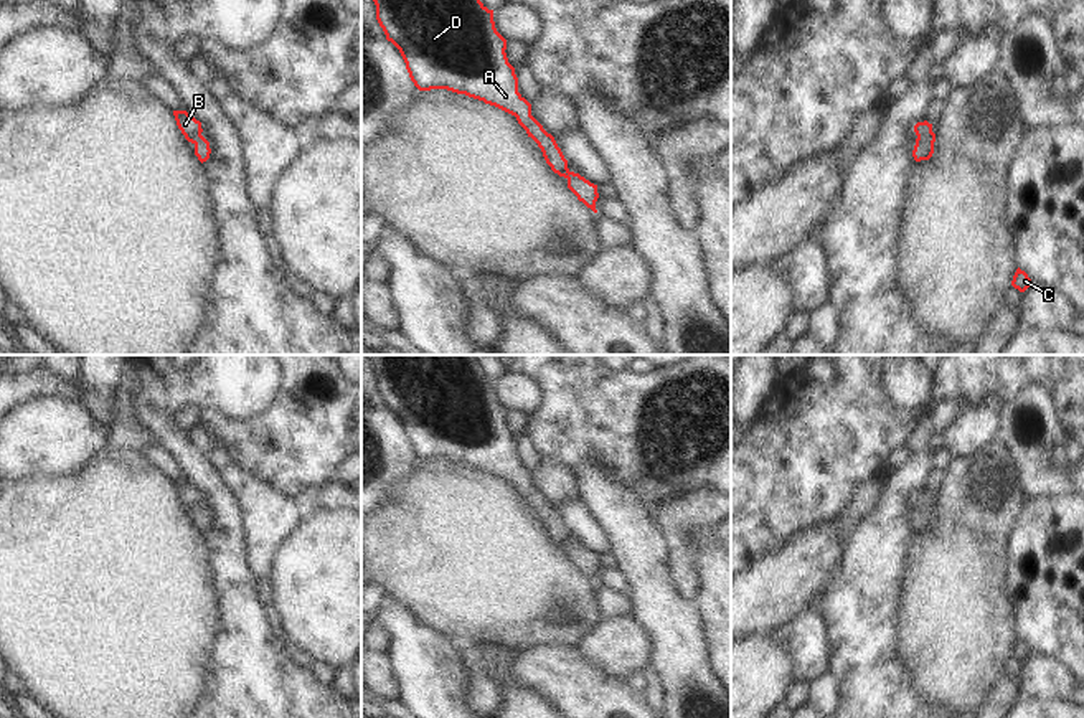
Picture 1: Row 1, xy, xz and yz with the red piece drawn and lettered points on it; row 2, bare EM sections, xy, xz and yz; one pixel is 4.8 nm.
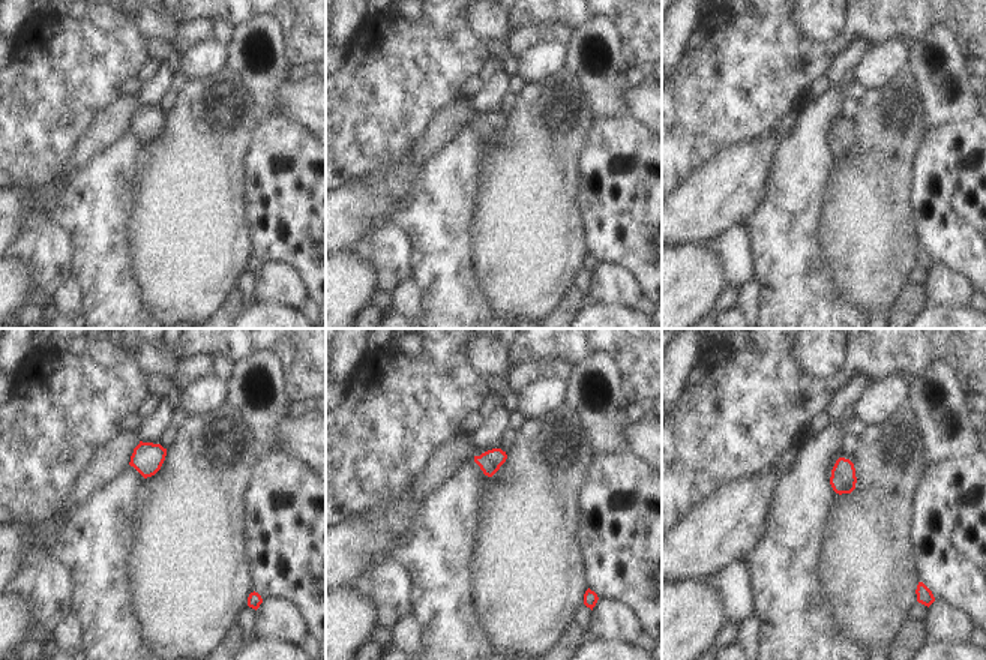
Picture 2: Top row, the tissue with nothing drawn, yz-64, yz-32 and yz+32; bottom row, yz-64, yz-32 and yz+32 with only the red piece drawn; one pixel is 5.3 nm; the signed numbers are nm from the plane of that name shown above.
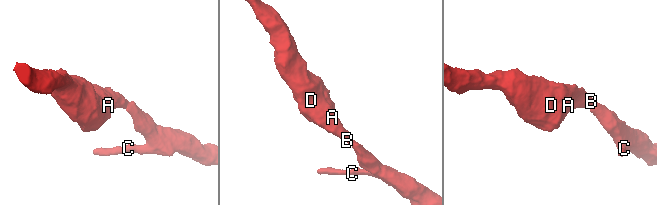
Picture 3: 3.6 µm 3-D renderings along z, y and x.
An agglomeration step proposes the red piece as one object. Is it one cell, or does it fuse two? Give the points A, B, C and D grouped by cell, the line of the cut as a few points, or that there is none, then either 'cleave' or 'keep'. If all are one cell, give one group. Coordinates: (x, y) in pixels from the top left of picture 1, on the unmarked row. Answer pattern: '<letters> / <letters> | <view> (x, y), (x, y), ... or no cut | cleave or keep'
A B C D | no cut | keep

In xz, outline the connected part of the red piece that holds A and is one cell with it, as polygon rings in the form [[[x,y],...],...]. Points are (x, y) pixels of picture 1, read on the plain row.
[[[366,355],[376,375],[376,390],[383,398],[386,409],[401,423],[411,451],[419,461],[447,459],[457,464],[483,470],[516,487],[543,522],[546,533],[554,543],[568,550],[568,558],[594,583],[599,568],[597,555],[568,538],[561,518],[554,507],[531,485],[531,474],[518,462],[518,447],[515,437],[507,427],[507,409],[497,401],[493,380],[488,380],[478,368],[475,355]]]

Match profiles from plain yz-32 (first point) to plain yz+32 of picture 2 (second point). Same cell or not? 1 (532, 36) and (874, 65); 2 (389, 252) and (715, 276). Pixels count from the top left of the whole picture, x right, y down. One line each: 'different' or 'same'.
1: different
2: different

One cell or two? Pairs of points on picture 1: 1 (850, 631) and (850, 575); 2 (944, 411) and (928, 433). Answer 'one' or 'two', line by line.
1: one
2: one

